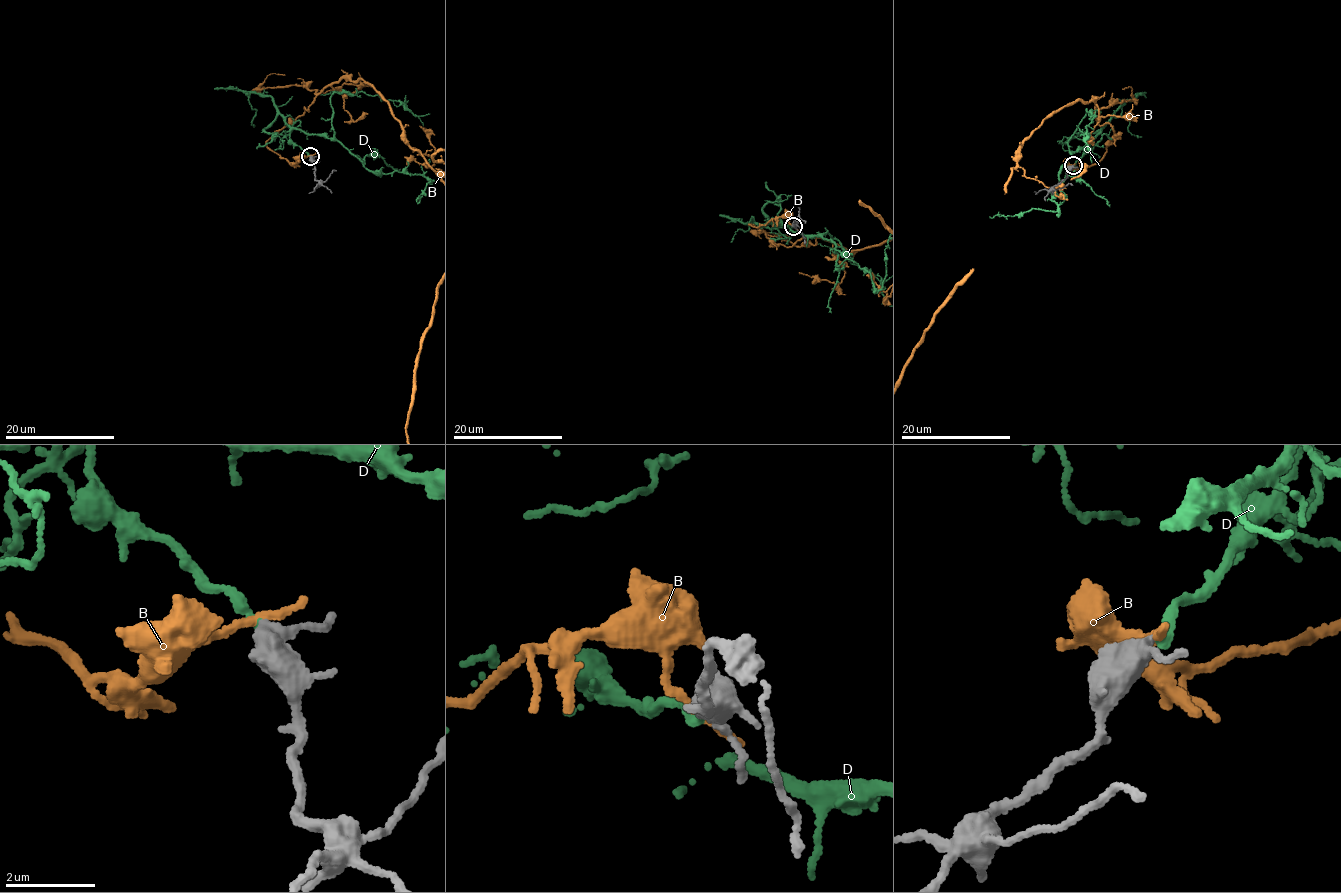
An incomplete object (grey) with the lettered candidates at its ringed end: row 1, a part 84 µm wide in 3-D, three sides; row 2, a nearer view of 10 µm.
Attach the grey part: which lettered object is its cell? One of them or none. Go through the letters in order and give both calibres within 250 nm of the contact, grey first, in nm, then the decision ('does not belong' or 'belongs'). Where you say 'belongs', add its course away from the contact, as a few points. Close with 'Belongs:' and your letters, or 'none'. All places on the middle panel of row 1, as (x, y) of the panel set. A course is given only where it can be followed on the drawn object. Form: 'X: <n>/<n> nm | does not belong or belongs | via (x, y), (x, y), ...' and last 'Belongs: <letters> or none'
B: 360/200 nm | does not belong
D: 400/240 nm | belongs | via (794, 226), (780, 223), (835, 243), (835, 249), (869, 273), (879, 290), (886, 275), (885, 248)
Belongs: D

